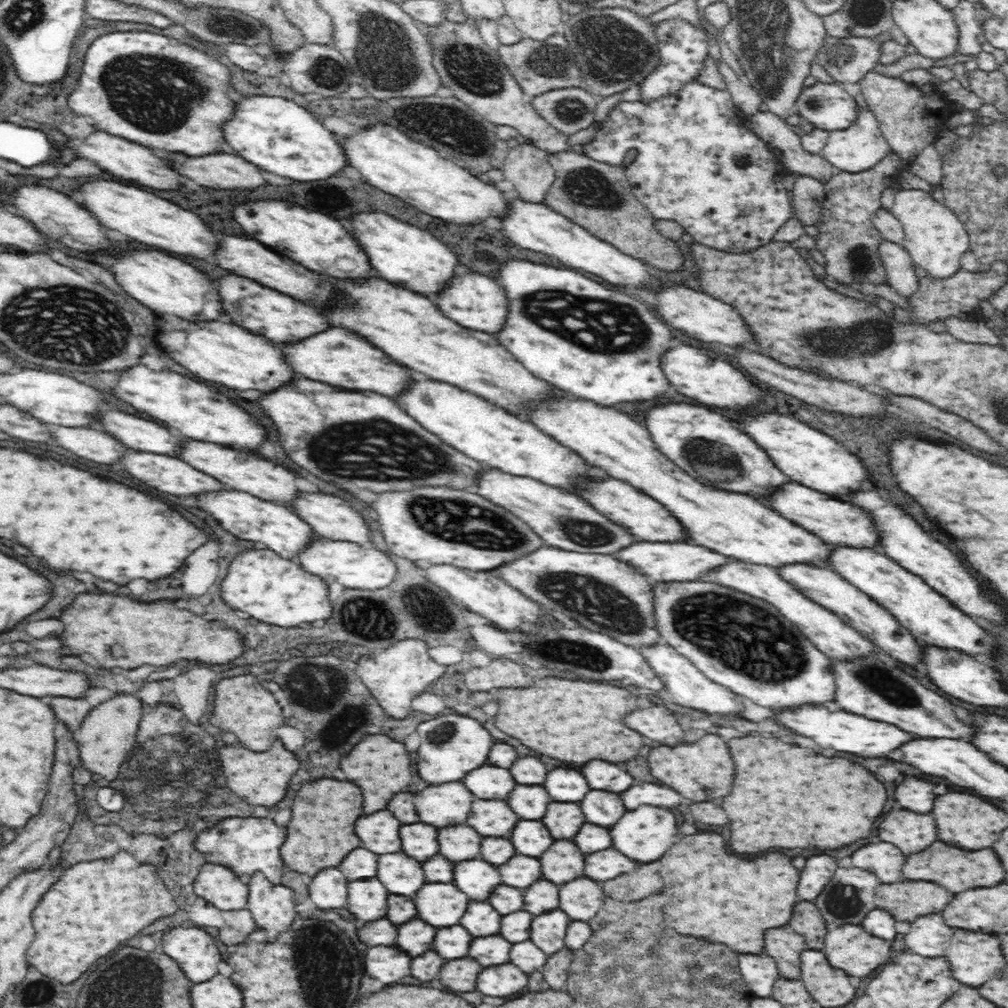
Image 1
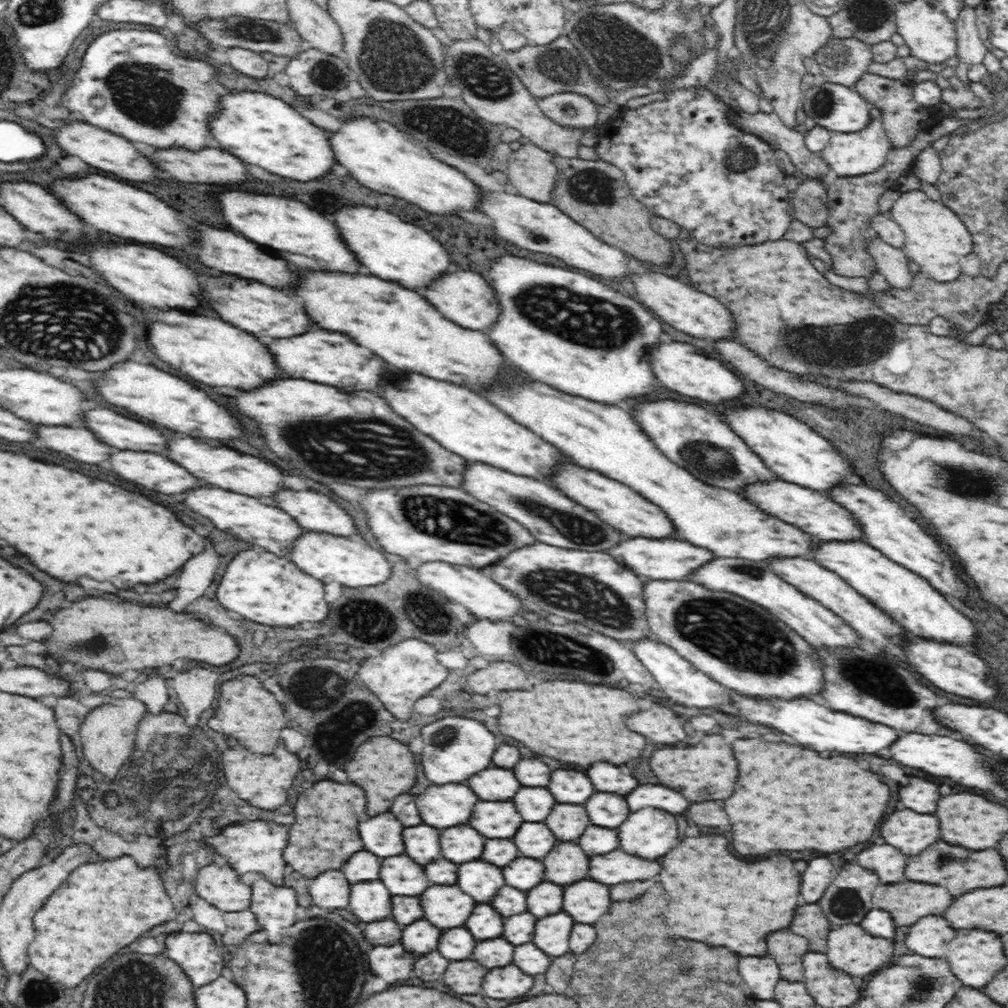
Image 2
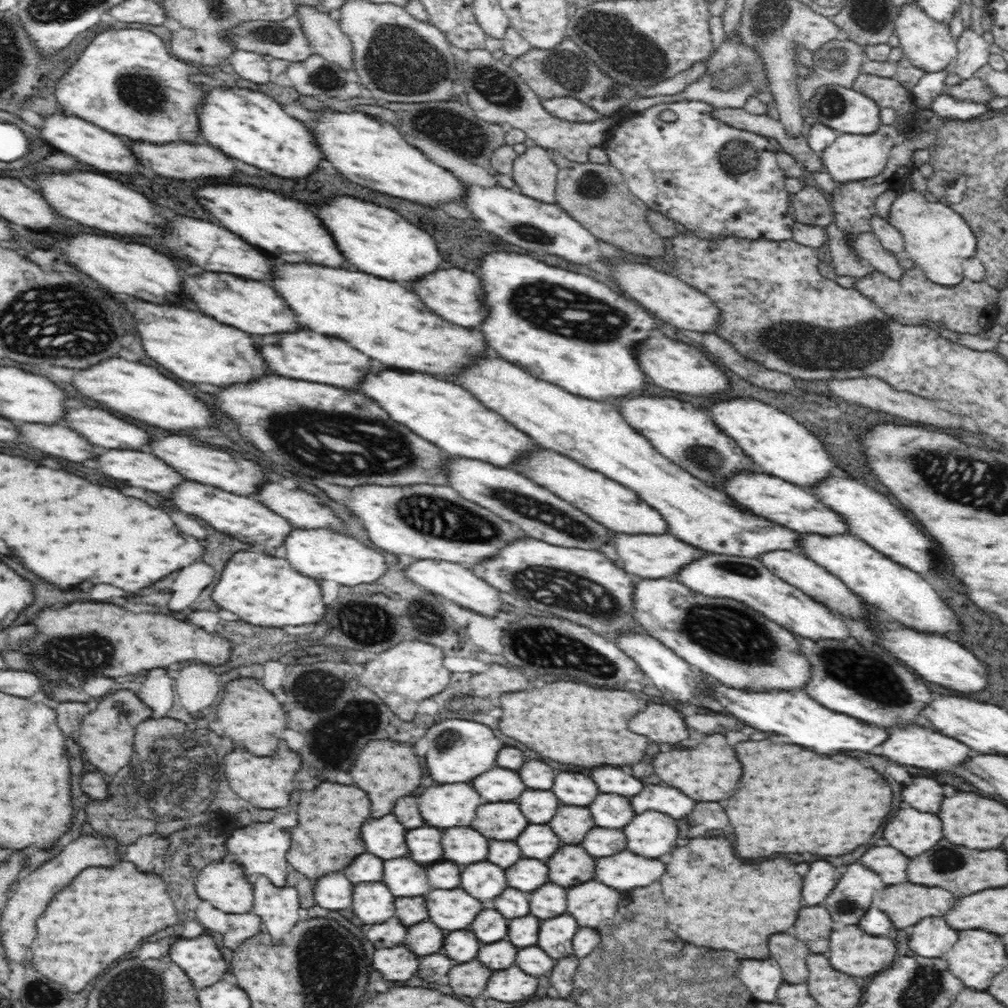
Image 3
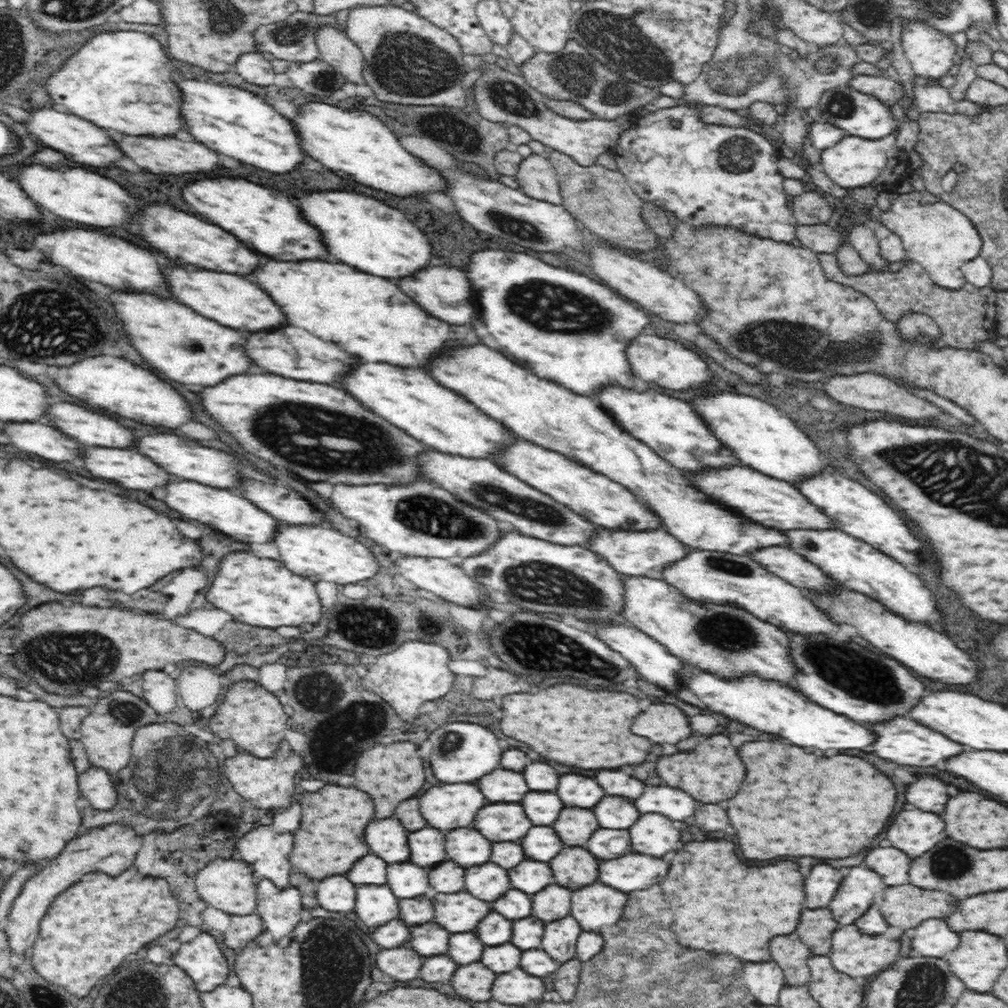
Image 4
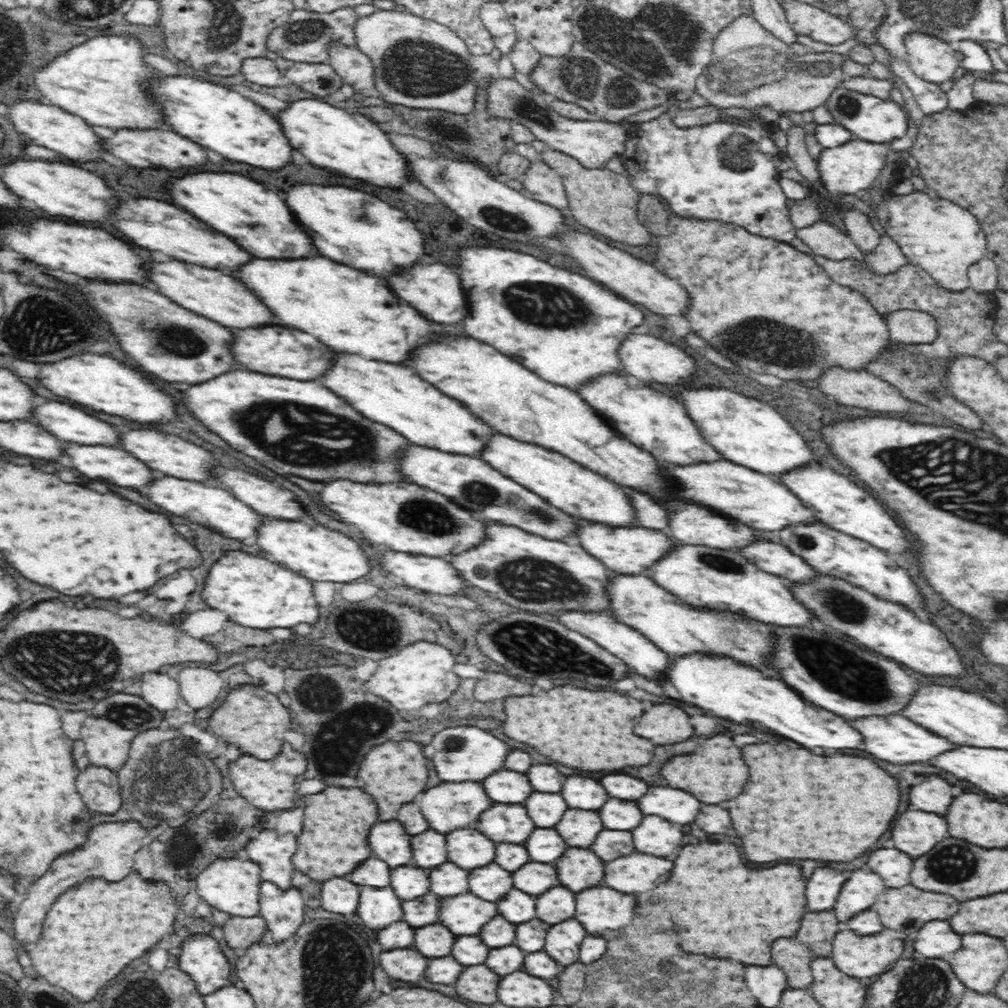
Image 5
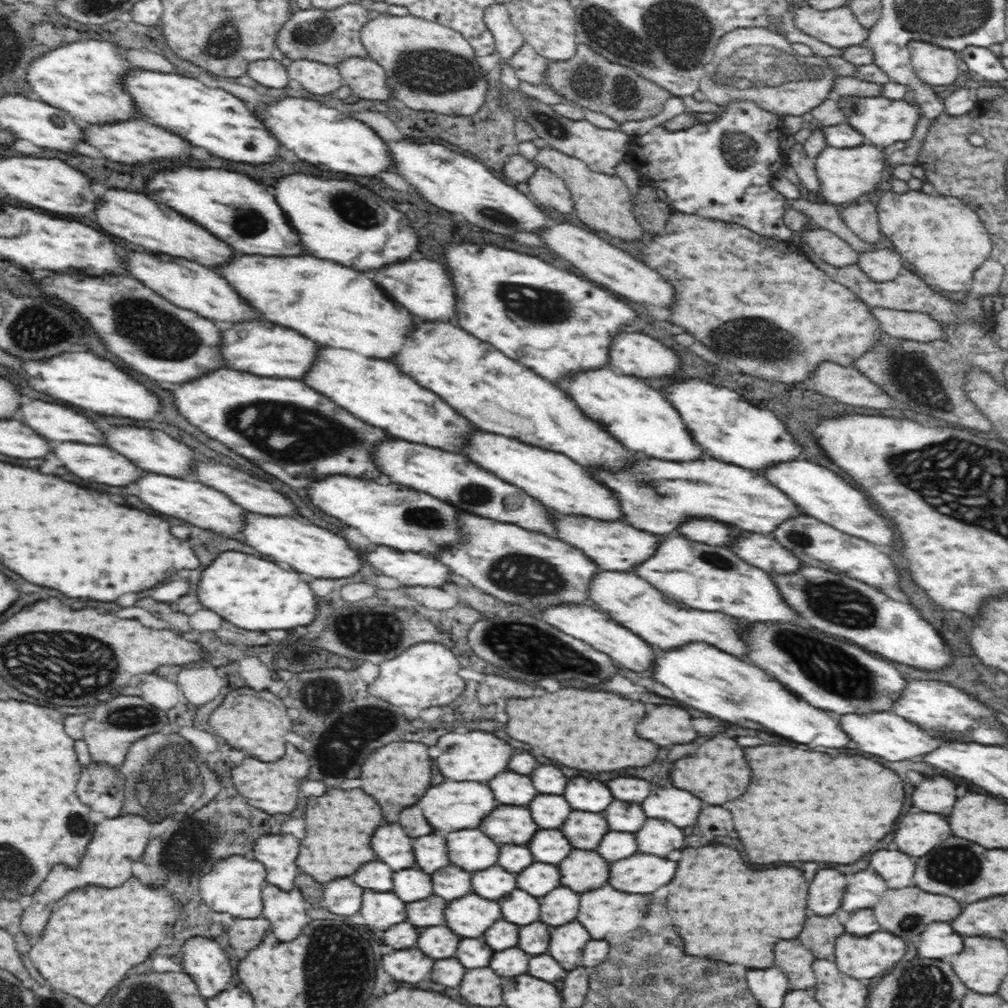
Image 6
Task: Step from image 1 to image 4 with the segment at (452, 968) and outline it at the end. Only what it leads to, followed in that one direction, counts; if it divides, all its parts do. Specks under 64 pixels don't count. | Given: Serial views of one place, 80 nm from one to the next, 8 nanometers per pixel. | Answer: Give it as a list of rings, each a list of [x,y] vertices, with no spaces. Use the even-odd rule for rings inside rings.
[[[482,962],[460,966],[452,978],[452,988],[458,996],[478,1002],[488,1002],[494,998],[492,986],[494,986],[496,974],[488,970]]]

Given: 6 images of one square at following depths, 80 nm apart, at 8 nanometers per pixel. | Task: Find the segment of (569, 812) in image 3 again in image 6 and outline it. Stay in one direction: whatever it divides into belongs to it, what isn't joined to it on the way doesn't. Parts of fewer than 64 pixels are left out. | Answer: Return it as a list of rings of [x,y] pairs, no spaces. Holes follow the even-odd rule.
[[[572,812],[566,824],[562,826],[564,836],[570,840],[574,848],[580,850],[596,850],[608,830],[610,826],[602,814],[582,814],[582,812]]]

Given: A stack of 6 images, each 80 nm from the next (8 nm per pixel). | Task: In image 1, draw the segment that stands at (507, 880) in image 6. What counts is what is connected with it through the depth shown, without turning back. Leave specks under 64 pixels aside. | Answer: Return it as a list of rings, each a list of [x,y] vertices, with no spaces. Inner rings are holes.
[[[470,860],[454,864],[454,884],[470,898],[486,900],[502,880],[496,866],[484,860]]]

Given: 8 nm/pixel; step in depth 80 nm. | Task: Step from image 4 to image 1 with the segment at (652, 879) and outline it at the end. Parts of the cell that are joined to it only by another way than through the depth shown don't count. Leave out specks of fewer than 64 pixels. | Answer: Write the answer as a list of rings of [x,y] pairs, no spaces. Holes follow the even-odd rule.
[[[611,847],[594,854],[586,854],[584,874],[595,881],[610,881],[610,878],[617,878],[618,874],[630,872],[632,868],[634,868],[634,862]]]

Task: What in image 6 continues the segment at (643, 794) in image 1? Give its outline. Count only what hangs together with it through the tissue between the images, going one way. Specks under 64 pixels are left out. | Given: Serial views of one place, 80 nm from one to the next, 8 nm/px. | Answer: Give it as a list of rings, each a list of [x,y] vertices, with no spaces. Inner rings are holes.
[[[658,788],[642,806],[648,818],[670,820],[678,828],[692,826],[702,810],[702,802],[680,788]]]

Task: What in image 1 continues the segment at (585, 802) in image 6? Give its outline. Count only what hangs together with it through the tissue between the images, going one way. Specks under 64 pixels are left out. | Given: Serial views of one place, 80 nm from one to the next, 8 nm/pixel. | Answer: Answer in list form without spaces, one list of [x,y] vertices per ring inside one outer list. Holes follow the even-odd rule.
[[[554,768],[548,772],[544,782],[552,800],[558,802],[578,802],[590,790],[584,776],[570,768]]]

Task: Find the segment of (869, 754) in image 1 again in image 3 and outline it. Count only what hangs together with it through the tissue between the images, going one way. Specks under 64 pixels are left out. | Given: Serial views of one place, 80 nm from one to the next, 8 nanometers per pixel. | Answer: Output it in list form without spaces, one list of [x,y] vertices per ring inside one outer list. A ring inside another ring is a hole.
[[[708,680],[708,696],[714,698],[728,714],[742,720],[744,724],[758,728],[762,732],[774,732],[780,736],[788,736],[792,744],[814,748],[814,752],[838,752],[838,750],[862,750],[868,752],[870,748],[882,744],[886,732],[864,722],[858,722],[846,714],[838,714],[818,706],[804,688],[792,690],[750,690],[750,688],[730,688],[722,686],[720,682]]]

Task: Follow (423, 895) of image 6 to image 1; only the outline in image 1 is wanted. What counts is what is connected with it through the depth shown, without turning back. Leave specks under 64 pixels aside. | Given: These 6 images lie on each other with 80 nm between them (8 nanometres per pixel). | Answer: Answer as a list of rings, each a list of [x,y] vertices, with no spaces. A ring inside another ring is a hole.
[[[384,854],[377,864],[378,878],[390,894],[410,896],[426,884],[420,862],[414,862],[406,854]]]

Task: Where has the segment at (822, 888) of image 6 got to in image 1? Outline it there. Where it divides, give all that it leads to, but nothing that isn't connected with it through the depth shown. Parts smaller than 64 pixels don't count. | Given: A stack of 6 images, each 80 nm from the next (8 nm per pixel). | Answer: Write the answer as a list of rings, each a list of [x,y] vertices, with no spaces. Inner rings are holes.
[[[820,854],[806,860],[806,868],[800,872],[800,884],[798,894],[802,900],[814,900],[822,888],[828,884],[828,880],[836,872],[836,860],[832,856]]]

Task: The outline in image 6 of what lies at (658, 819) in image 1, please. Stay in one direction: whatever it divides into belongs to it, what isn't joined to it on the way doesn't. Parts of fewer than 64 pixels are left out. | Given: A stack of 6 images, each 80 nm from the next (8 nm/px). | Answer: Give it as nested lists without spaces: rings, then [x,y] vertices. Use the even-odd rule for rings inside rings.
[[[650,818],[646,826],[636,834],[636,838],[638,848],[646,854],[668,856],[668,852],[680,850],[684,846],[684,832],[668,820]]]

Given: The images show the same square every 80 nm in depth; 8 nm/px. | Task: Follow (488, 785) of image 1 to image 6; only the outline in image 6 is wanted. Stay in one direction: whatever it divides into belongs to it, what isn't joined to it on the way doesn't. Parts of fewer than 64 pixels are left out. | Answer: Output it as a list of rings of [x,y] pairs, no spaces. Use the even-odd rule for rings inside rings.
[[[516,772],[498,774],[498,778],[490,780],[488,784],[494,790],[496,798],[502,804],[508,804],[508,806],[514,806],[514,804],[528,806],[530,800],[534,796],[538,796],[532,780],[528,776],[522,776],[522,774],[516,774]]]

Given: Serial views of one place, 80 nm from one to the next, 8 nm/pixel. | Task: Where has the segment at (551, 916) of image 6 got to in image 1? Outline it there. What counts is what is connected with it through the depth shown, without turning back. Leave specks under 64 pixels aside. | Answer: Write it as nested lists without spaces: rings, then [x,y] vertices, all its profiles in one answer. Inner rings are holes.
[[[544,878],[533,882],[523,890],[523,894],[523,909],[535,916],[558,909],[558,885]]]

